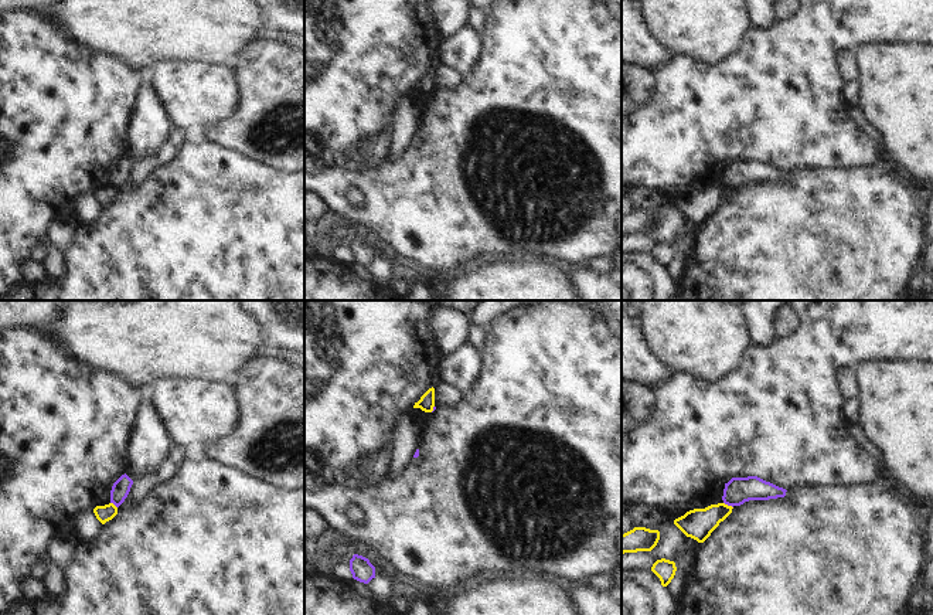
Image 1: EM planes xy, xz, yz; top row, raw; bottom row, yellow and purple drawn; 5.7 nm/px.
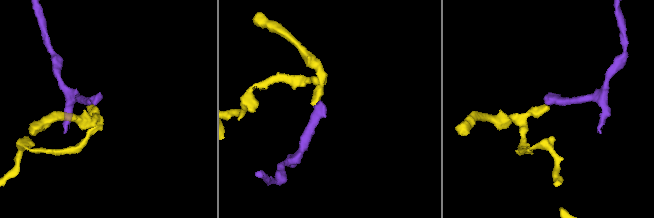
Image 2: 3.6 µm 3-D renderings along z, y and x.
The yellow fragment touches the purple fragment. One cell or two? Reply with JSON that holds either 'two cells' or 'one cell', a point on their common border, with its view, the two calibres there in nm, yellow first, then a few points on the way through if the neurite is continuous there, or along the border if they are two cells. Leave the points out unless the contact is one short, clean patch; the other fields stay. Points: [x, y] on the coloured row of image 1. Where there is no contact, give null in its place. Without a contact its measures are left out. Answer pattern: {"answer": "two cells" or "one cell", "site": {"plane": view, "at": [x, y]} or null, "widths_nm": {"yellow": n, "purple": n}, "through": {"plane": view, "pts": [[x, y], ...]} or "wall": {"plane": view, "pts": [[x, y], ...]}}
{"answer": "two cells", "site": {"plane": "yz", "at": [727, 505]}, "widths_nm": {"yellow": 170, "purple": 150}, "wall": {"plane": "yz", "pts": [[724, 502], [732, 508]]}}

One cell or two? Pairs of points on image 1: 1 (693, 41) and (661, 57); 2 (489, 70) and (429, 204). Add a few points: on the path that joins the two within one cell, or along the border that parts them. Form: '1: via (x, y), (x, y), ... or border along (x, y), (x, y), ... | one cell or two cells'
1: border along (650, 27), (676, 55) | two cells
2: via (484, 104), (466, 122), (455, 170) | one cell

